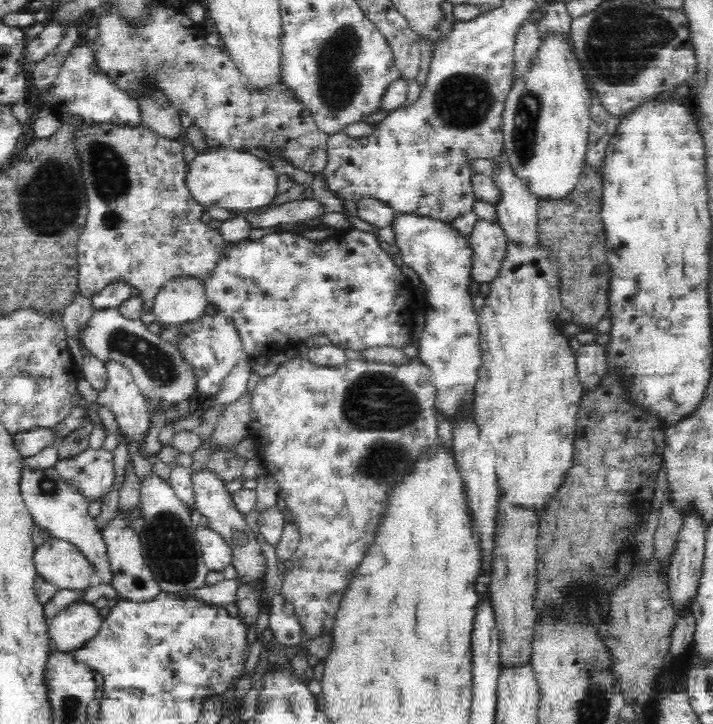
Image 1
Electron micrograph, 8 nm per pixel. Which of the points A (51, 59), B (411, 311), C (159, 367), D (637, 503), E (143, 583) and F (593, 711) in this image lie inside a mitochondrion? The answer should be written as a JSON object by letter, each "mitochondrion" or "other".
{"A":"other","B":"other","C":"mitochondrion","D":"other","E":"mitochondrion","F":"mitochondrion"}

